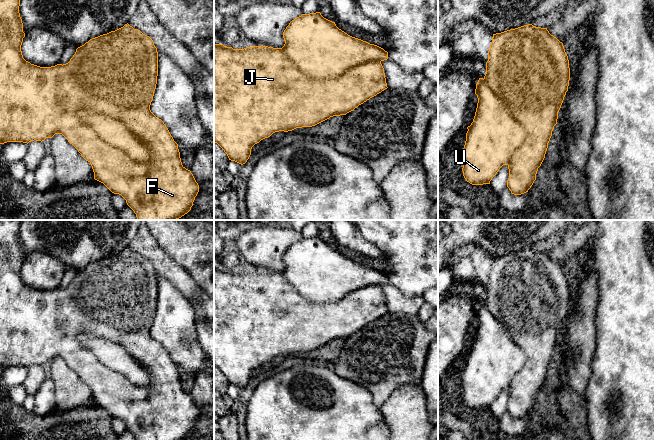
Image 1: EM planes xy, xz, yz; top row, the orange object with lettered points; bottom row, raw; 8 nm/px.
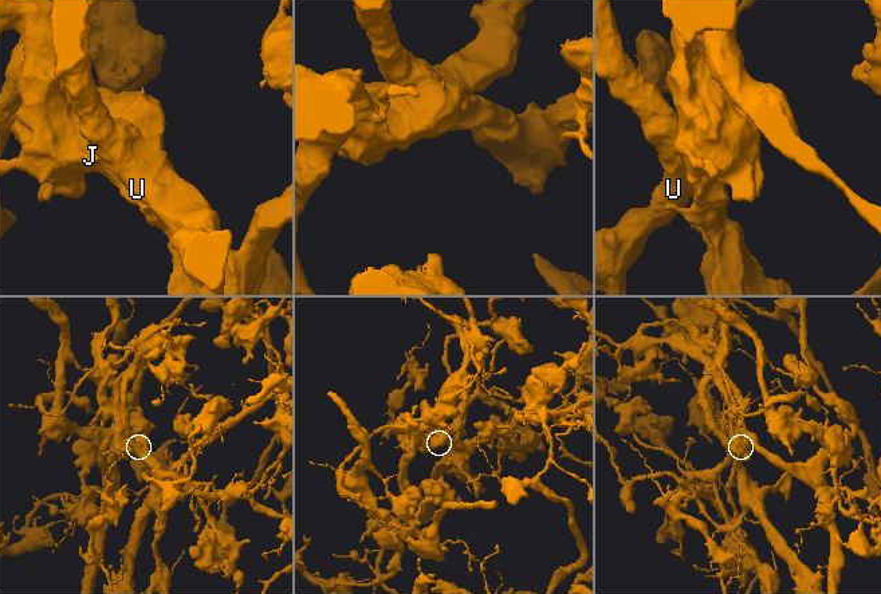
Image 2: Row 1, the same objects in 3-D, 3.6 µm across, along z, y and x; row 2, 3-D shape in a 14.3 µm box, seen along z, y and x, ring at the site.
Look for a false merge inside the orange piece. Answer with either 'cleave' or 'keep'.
keep

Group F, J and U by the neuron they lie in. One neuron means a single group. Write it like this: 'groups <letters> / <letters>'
groups F J U

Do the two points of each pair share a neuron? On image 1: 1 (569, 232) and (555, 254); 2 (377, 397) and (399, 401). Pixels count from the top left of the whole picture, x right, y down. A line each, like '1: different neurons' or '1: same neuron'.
1: same neuron
2: different neurons

